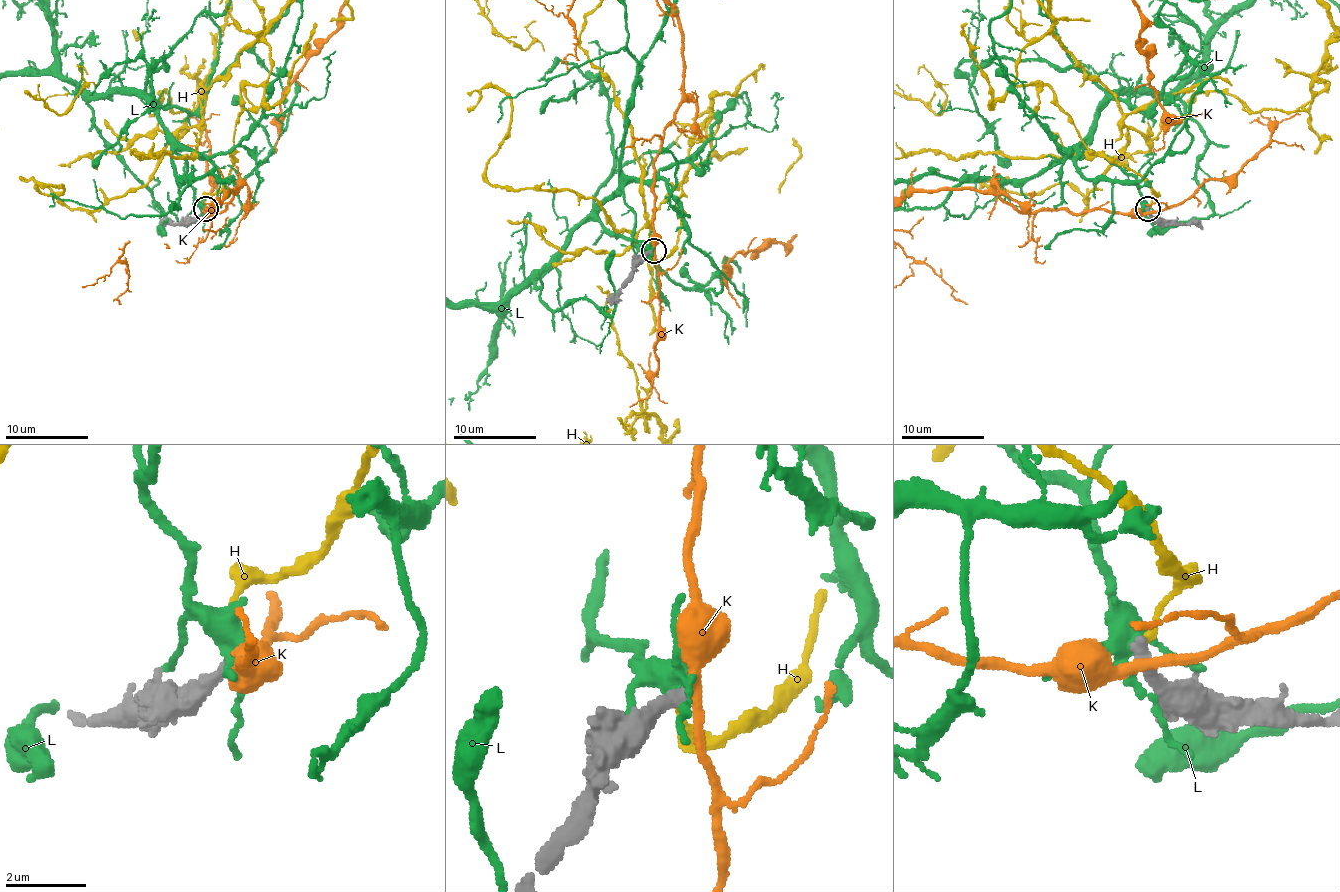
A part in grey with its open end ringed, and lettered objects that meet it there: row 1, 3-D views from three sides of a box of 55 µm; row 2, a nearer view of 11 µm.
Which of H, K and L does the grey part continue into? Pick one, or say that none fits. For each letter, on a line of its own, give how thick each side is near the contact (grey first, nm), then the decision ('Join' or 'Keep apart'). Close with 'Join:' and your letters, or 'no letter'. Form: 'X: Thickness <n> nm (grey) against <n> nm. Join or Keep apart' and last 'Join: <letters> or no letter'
H: Thickness 340 nm (grey) against 160 nm. Keep apart
K: Thickness 380 nm (grey) against 280 nm. Keep apart
L: Thickness 380 nm (grey) against 360 nm. Keep apart
Join: no letter

